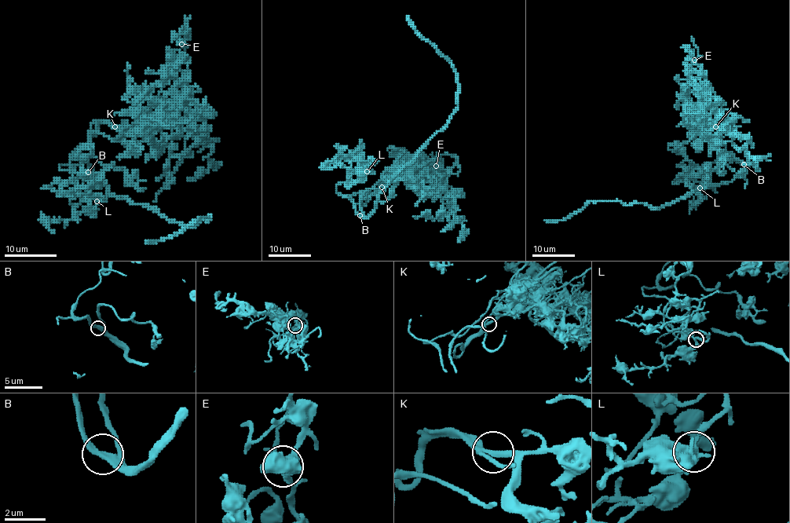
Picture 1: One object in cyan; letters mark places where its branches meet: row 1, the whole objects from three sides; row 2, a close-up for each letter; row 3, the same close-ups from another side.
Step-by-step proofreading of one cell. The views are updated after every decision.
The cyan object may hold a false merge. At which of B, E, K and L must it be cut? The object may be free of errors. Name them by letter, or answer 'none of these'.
none of these

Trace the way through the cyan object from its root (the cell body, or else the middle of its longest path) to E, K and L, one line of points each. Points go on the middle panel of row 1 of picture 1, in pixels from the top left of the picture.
E: (355, 206), (345, 196), (360, 192), (367, 193), (397, 160), (437, 162), (438, 172), (436, 166)
K: (355, 206), (345, 196), (360, 192), (367, 193), (389, 168), (402, 162), (397, 177), (382, 187)
L: (355, 206), (337, 192), (337, 186), (347, 180), (352, 174), (349, 171), (352, 181), (357, 181), (367, 171)

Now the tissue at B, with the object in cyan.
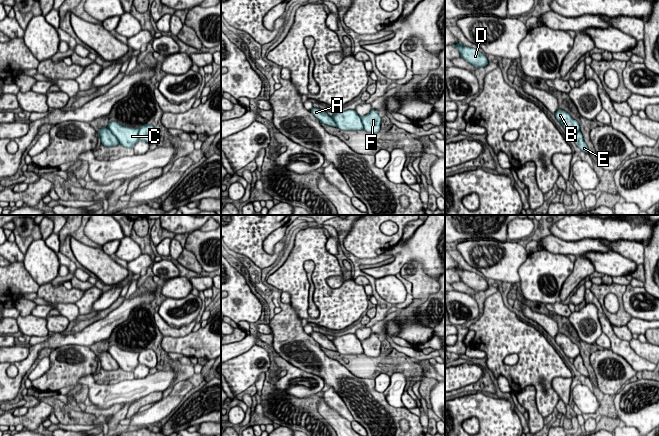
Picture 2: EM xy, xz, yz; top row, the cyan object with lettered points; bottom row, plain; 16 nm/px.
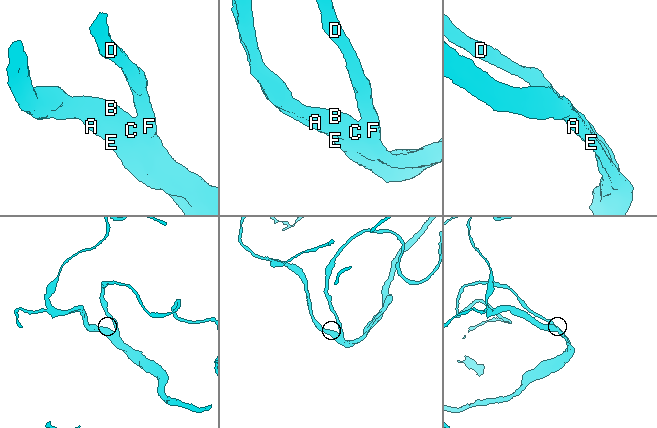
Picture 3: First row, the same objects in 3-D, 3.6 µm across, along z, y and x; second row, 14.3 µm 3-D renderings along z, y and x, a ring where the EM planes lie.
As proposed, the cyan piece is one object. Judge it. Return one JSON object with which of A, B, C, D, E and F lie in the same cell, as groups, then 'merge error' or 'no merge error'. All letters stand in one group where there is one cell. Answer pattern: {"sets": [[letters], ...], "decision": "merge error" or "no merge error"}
{"sets": [["A", "B", "C", "D", "E", "F"]], "decision": "no merge error"}

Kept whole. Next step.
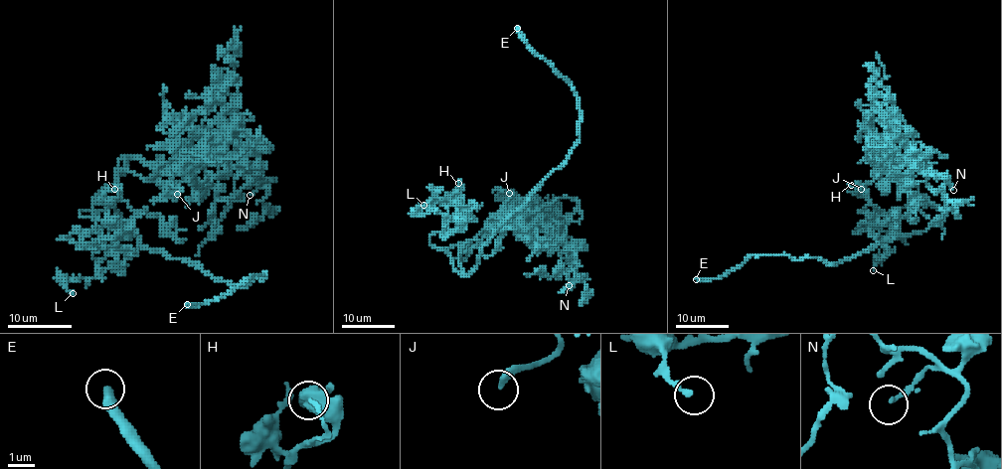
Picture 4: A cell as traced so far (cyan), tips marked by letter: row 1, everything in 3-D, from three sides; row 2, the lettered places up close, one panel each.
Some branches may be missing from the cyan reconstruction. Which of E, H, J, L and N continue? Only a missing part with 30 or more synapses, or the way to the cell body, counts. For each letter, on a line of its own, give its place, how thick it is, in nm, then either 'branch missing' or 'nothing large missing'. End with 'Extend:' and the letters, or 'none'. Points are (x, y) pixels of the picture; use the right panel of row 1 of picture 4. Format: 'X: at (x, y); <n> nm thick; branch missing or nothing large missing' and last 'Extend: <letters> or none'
E: at (696, 279); 320 nm thick; branch missing
H: at (851, 185); 170 nm thick; nothing large missing
J: at (861, 189); 240 nm thick; nothing large missing
L: at (873, 270); 200 nm thick; nothing large missing
N: at (953, 190); 140 nm thick; nothing large missing
Extend: E

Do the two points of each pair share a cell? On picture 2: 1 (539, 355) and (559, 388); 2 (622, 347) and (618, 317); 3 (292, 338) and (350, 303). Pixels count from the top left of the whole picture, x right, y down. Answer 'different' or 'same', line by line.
1: different
2: different
3: different

